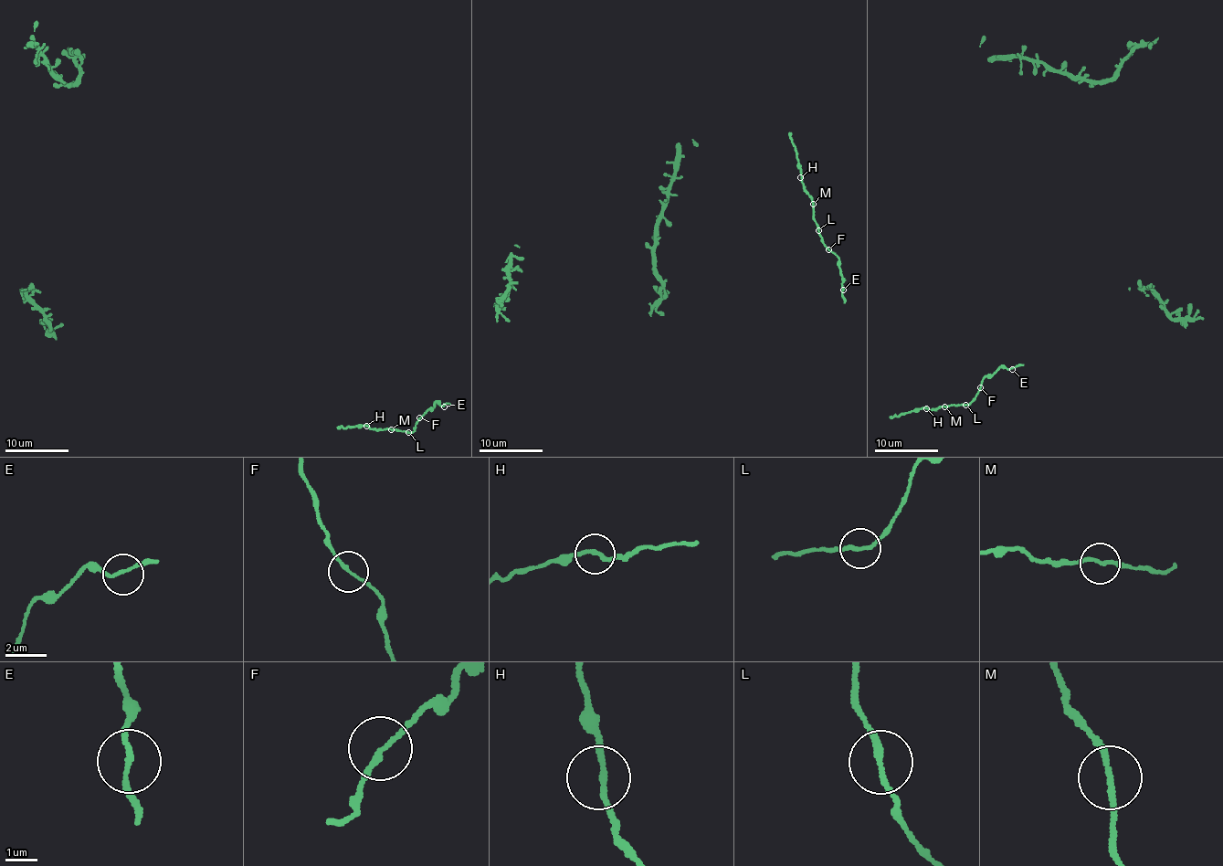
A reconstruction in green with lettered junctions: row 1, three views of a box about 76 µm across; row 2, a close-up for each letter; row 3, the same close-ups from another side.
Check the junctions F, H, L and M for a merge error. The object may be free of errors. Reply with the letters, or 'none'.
none

